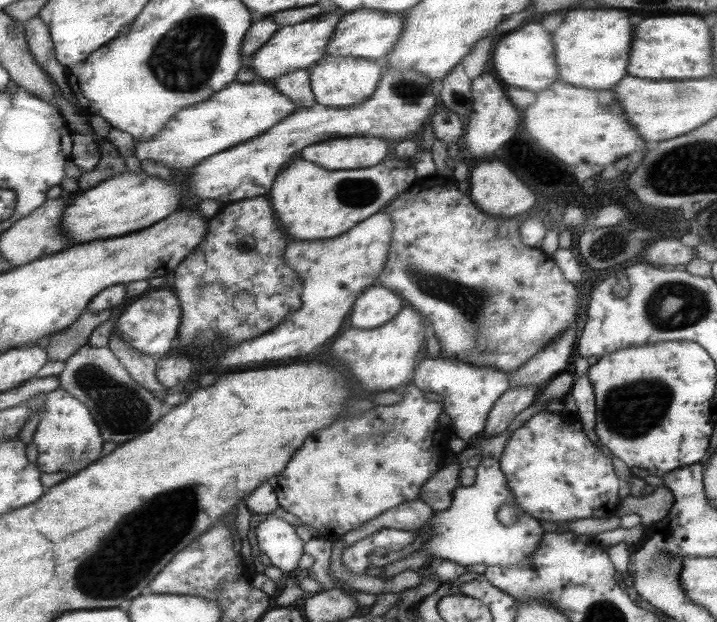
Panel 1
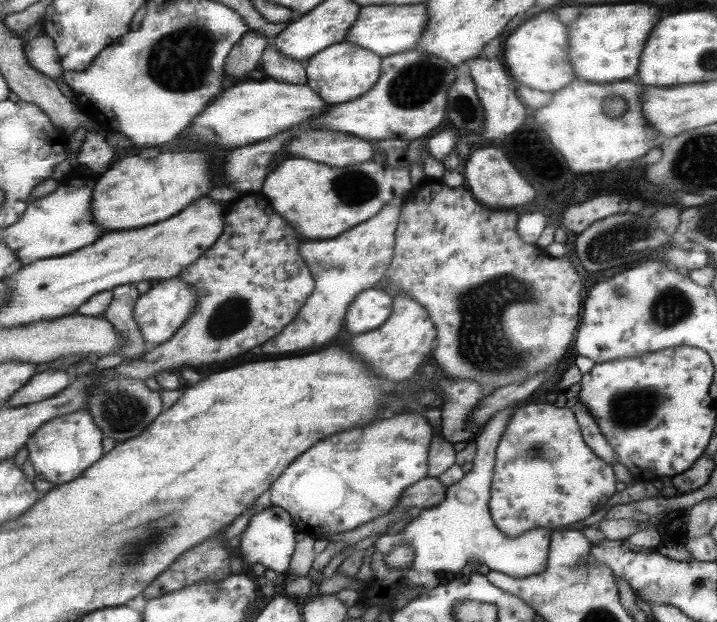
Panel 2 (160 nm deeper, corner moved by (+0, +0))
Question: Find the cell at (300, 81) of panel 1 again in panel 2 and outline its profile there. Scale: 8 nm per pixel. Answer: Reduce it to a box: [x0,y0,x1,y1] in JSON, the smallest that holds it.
[258,43,306,84]

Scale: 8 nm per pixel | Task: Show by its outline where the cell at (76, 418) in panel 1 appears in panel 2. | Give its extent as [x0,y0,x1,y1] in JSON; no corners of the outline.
[26,408,105,486]

